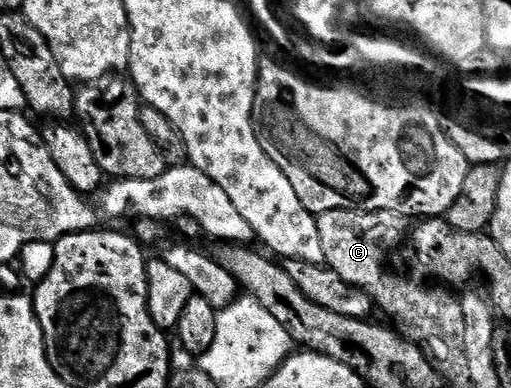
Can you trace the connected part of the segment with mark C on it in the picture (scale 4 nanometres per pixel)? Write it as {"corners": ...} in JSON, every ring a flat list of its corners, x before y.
{"corners":[[356,208,353,210,330,210,316,217,317,236,321,240,321,252,326,267,342,280,365,291,377,307,378,313,383,313,388,323,398,330,404,338,422,346,436,367,451,366,458,363,463,356,463,337,465,336,465,320,461,316,461,301,450,294,450,289,439,284,424,284,422,281,410,282,399,274,383,267,387,250,395,246,399,241,406,239,409,234,408,219,397,212,388,210,365,210]]}

